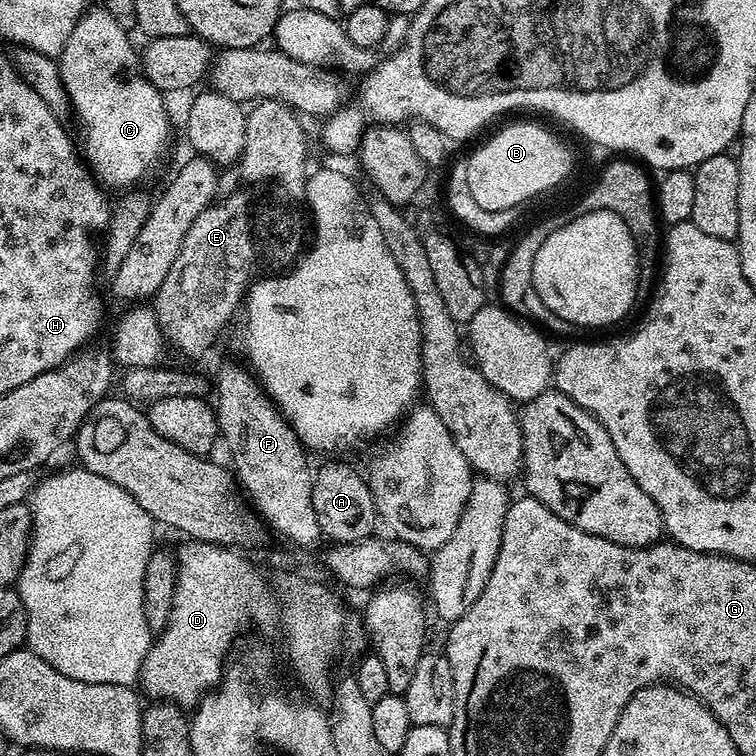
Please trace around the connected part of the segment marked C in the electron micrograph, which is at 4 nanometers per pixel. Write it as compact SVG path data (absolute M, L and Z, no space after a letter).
M96 6L76 23L70 42L58 57L71 111L84 123L83 155L86 160L88 155L91 171L108 190L131 189L131 184L138 183L163 154L168 140L165 97L138 67L138 52L132 49L128 36L131 35L110 18L103 6Z

